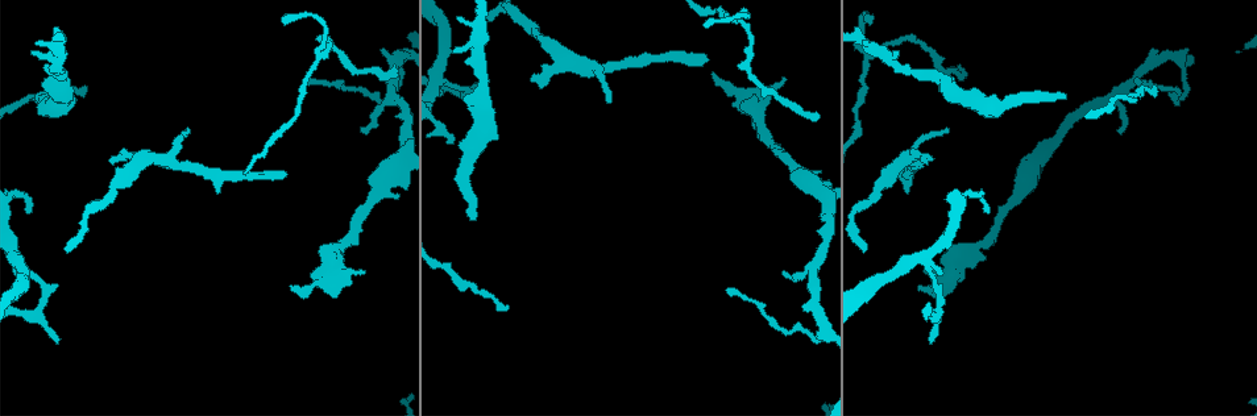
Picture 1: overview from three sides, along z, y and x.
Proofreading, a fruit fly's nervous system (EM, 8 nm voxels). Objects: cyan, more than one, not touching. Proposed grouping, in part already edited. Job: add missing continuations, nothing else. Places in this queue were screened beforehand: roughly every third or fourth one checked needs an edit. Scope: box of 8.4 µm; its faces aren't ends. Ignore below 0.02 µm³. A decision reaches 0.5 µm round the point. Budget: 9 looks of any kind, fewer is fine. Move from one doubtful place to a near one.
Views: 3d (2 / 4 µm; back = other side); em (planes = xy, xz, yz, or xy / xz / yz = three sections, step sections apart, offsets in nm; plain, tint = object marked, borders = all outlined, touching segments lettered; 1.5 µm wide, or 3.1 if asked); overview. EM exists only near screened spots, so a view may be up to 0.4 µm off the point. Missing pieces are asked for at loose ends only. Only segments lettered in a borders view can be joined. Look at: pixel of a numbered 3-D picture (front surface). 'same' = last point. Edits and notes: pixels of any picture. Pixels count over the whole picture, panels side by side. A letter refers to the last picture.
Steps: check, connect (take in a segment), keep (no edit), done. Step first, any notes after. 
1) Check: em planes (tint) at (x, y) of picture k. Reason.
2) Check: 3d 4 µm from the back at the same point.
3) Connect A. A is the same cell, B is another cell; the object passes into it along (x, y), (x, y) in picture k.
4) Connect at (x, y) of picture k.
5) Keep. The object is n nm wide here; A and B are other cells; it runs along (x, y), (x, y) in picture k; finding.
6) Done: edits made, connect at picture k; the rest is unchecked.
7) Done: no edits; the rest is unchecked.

Check: 3d 2 µm at (931, 340) of picture 1. Branch stops here.

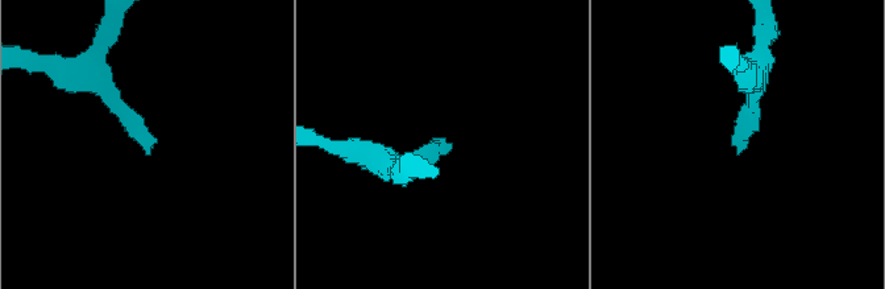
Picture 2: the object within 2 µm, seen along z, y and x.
Check: em xz step 8 (tint) at (155, 142) of picture 2.

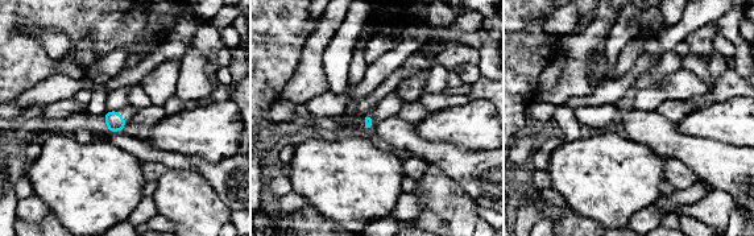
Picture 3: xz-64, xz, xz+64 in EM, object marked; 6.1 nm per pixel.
Check: em planes (borders) at the same point.

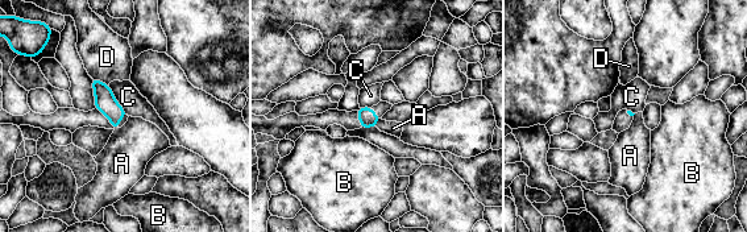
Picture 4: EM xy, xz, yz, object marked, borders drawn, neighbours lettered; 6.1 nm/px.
Keep. A, B, C and D are other cells; no lettered segment goes on from it.

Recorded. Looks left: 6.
Check: 3d 2 µm at (489, 19) of picture 1. End of a long branch.

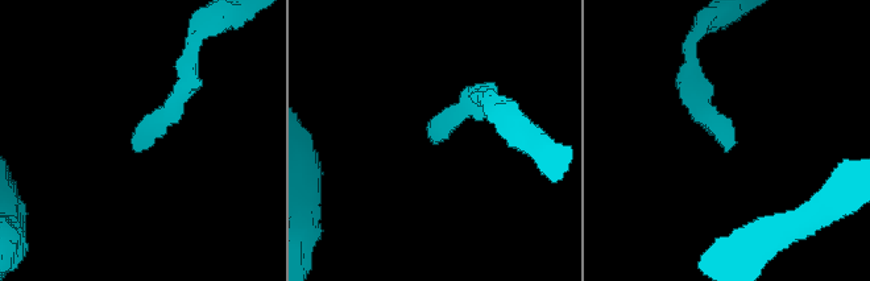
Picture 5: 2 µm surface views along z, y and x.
Check: em xy step 8 (tint) at (137, 144) of picture 5. Now the EM.

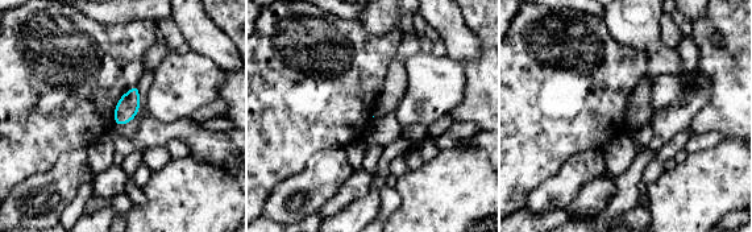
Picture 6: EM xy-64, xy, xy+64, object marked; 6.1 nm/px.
Check: em planes (borders) at the same point.

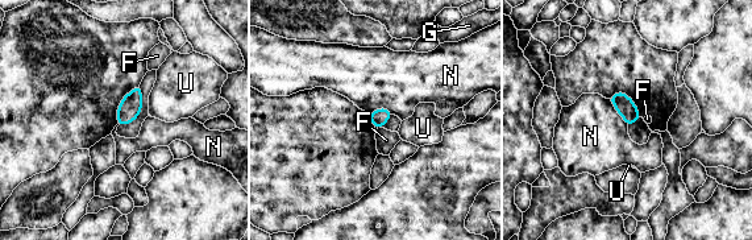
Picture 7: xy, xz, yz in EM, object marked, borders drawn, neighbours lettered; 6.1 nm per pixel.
Keep. F, G, N and U are other cells; none of them fits.

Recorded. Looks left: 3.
Check: em planes (borders) at (475, 218) of picture 1. An open end.

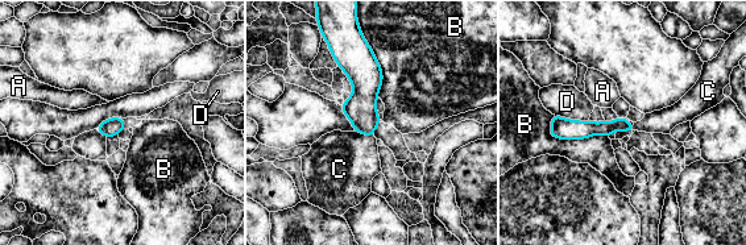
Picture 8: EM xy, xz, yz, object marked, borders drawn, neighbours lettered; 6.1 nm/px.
Connect at (340, 166) of picture 8. The longest contact is with B, 380 nm; C is the same cell, A, B and D are other cells; the object passes into it along (360, 108), (364, 133), (340, 166) in picture 8; the neuron continues.

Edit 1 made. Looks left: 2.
Done: edits made, connect at picture 8; the rest is unchecked.

